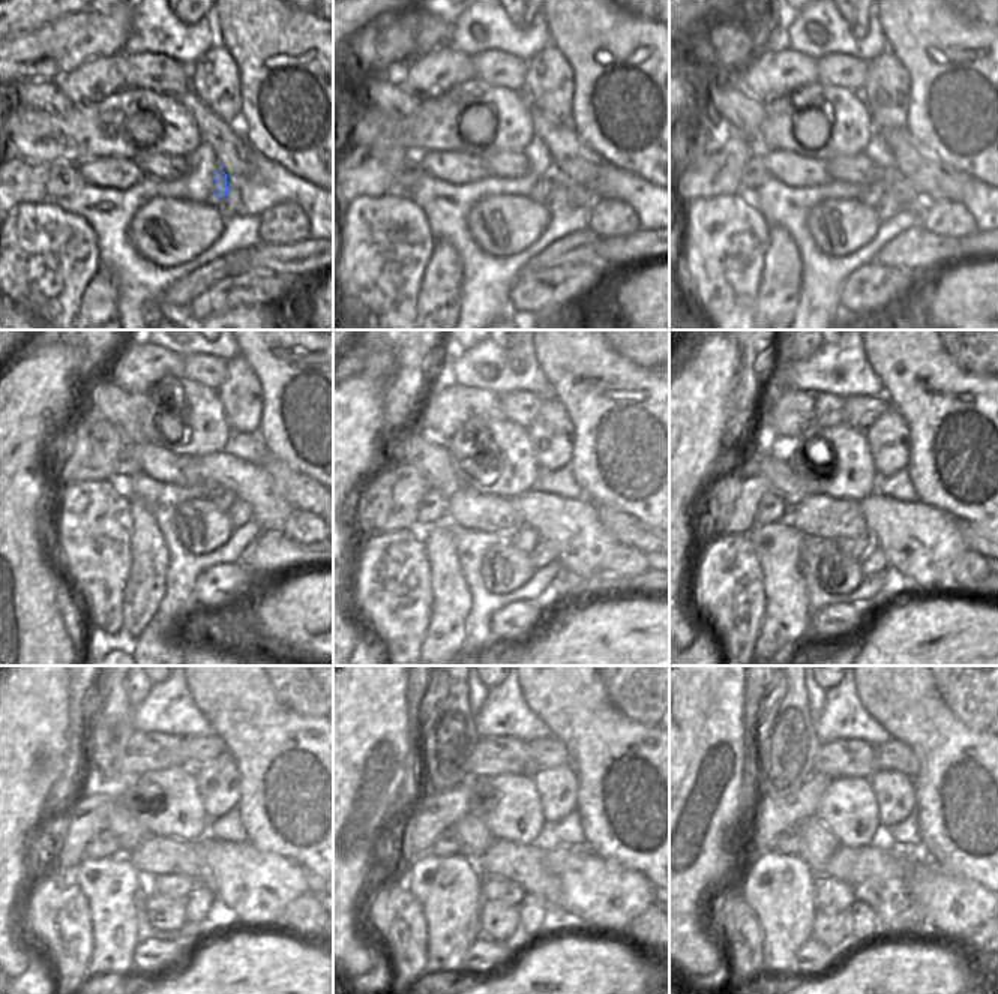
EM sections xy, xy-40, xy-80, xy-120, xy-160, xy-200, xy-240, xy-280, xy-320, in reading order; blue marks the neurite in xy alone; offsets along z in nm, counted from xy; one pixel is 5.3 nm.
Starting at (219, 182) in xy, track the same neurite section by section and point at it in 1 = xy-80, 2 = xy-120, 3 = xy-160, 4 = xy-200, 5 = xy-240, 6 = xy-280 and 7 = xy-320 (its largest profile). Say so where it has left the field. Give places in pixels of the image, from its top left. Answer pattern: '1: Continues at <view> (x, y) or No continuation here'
1: Continues at xy-80 (871, 195)
2: Continues at xy-120 (191, 535)
3: Continues at xy-160 (526, 538)
4: Continues at xy-200 (857, 547)
5: Continues at xy-240 (170, 885)
6: Continues at xy-280 (502, 889)
7: Continues at xy-320 (832, 895).

